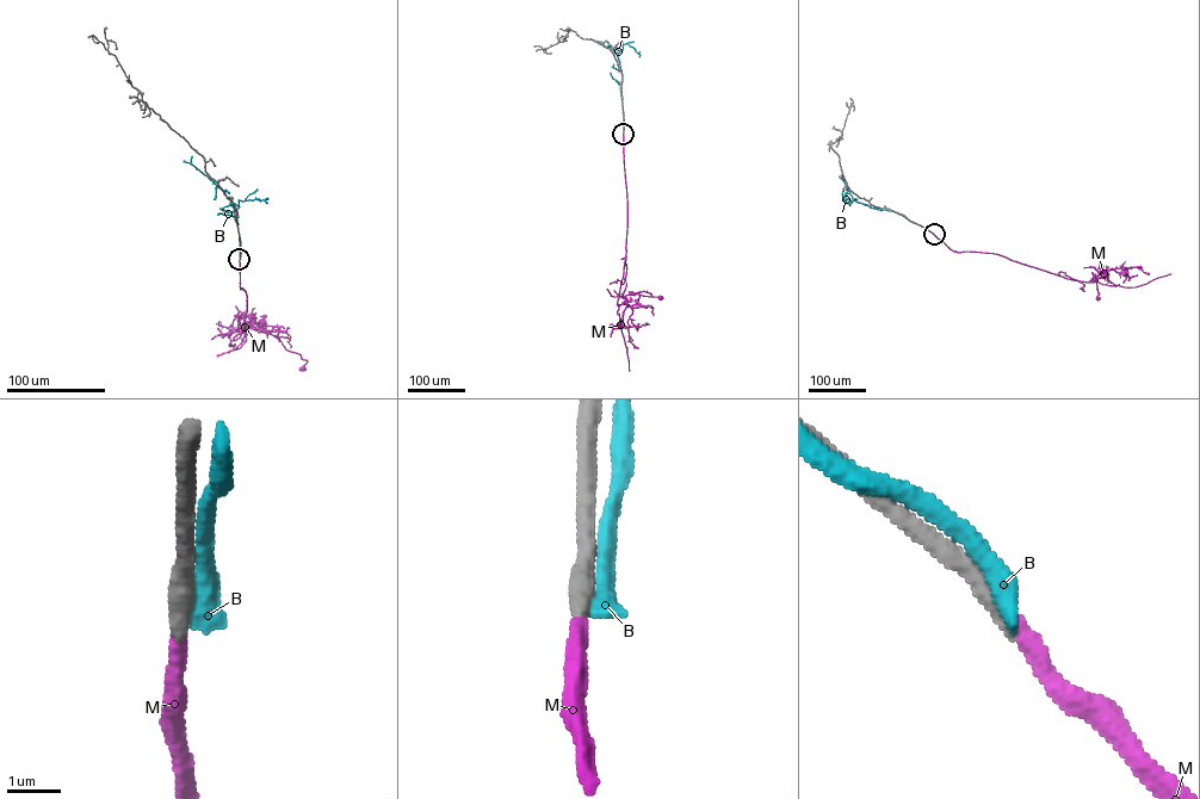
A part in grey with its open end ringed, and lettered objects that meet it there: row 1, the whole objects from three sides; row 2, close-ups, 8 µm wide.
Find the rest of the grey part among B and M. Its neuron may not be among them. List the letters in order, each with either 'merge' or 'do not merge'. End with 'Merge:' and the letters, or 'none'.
B: do not merge
M: merge
Merge: M

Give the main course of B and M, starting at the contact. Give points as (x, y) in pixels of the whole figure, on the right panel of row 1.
B: (933, 234), (894, 211), (857, 202), (839, 177)
M: (934, 234), (954, 251), (997, 254), (1072, 279), (1095, 282), (1092, 272), (1098, 299)

